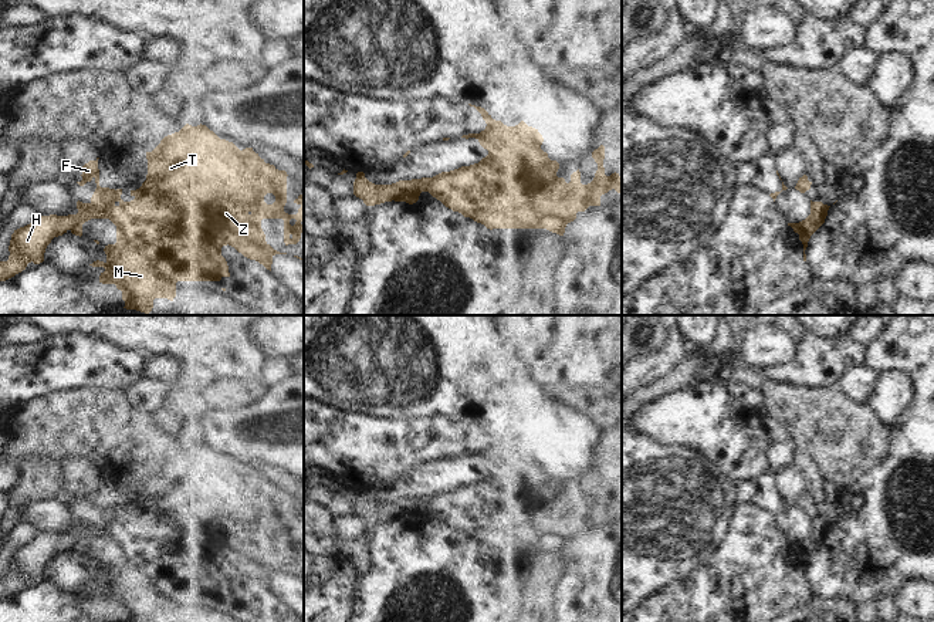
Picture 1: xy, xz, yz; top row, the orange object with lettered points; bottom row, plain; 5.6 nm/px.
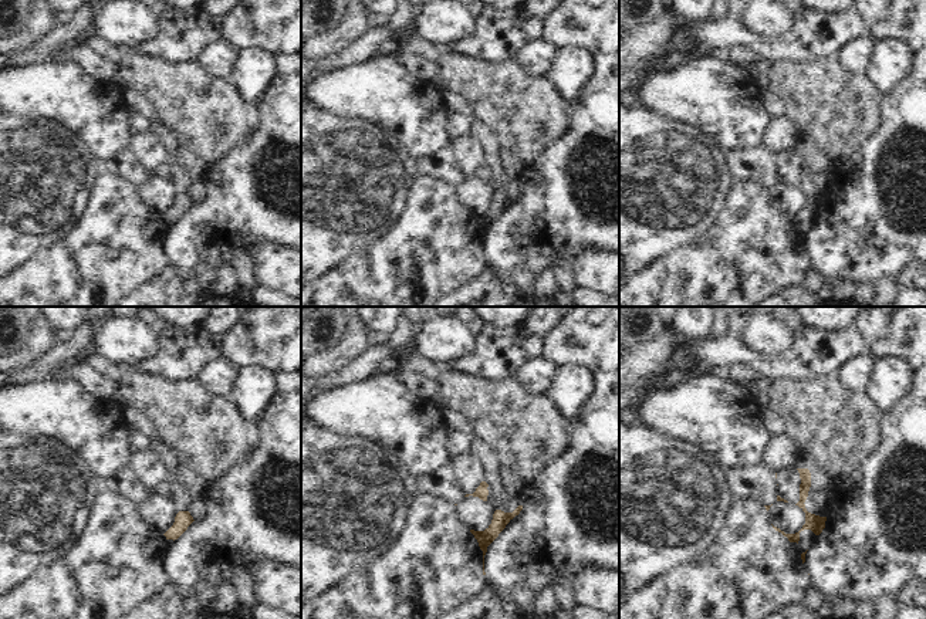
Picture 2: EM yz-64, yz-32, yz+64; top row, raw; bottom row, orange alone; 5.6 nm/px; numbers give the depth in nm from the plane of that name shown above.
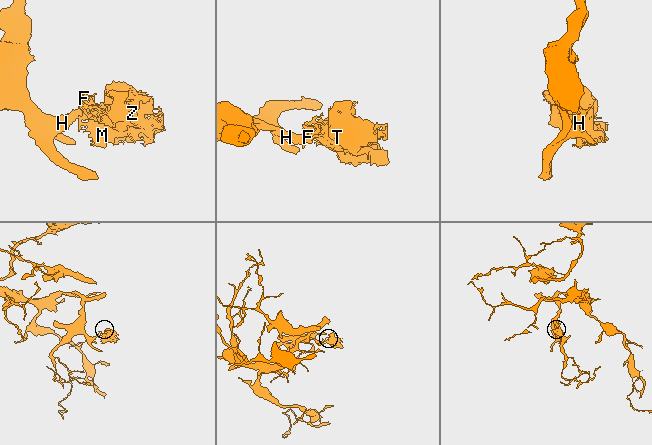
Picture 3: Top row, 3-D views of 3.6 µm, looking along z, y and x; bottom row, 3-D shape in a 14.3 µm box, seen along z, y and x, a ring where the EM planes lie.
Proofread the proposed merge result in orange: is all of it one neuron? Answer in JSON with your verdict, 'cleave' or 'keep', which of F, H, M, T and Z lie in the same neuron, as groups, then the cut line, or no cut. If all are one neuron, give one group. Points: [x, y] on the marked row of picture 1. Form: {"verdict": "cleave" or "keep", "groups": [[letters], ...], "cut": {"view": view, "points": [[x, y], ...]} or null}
{"verdict": "cleave", "groups": [["F", "M", "T", "Z"], ["H"]], "cut": {"view": "yz", "points": [[812, 202], [816, 220]]}}

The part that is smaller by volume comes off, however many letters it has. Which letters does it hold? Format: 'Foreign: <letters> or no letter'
Foreign: F, M, T, Z

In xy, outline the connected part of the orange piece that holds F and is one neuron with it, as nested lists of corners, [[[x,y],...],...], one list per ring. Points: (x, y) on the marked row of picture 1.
[[[186,124],[179,132],[165,136],[152,152],[146,152],[146,180],[139,189],[131,190],[131,196],[135,197],[131,202],[121,199],[122,189],[115,190],[99,186],[98,159],[89,160],[82,166],[82,180],[77,183],[84,186],[94,179],[97,189],[89,203],[77,202],[78,213],[71,233],[81,237],[82,224],[91,219],[109,219],[116,226],[116,243],[104,249],[106,261],[97,260],[89,266],[105,268],[99,275],[99,283],[115,284],[122,291],[123,308],[126,310],[149,314],[155,298],[173,301],[177,281],[220,281],[223,277],[230,277],[227,261],[221,256],[221,247],[227,244],[271,271],[273,257],[287,253],[274,250],[265,241],[265,234],[261,229],[263,219],[284,220],[285,246],[297,244],[304,231],[301,224],[304,220],[304,196],[300,195],[294,200],[294,203],[301,206],[297,214],[284,212],[287,203],[287,172],[265,163],[253,148],[240,151],[233,142],[220,139],[206,125],[192,126]]]

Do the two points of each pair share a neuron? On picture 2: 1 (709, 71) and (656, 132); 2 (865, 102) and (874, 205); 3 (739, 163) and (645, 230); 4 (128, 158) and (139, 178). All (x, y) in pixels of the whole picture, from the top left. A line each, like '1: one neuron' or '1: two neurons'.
1: two neurons
2: two neurons
3: two neurons
4: one neuron

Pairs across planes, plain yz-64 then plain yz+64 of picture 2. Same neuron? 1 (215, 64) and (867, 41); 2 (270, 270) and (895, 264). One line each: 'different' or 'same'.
1: same
2: different

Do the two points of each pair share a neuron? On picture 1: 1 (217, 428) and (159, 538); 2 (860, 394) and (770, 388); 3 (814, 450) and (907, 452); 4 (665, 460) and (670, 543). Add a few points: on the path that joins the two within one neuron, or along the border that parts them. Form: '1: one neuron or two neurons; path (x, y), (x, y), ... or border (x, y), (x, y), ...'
1: two neurons; border (200, 442), (205, 442), (220, 456), (233, 462)
2: two neurons; border (838, 385), (848, 398), (866, 404)
3: two neurons; border (887, 428), (886, 455), (862, 475)
4: one neuron; path (665, 480), (665, 523)

